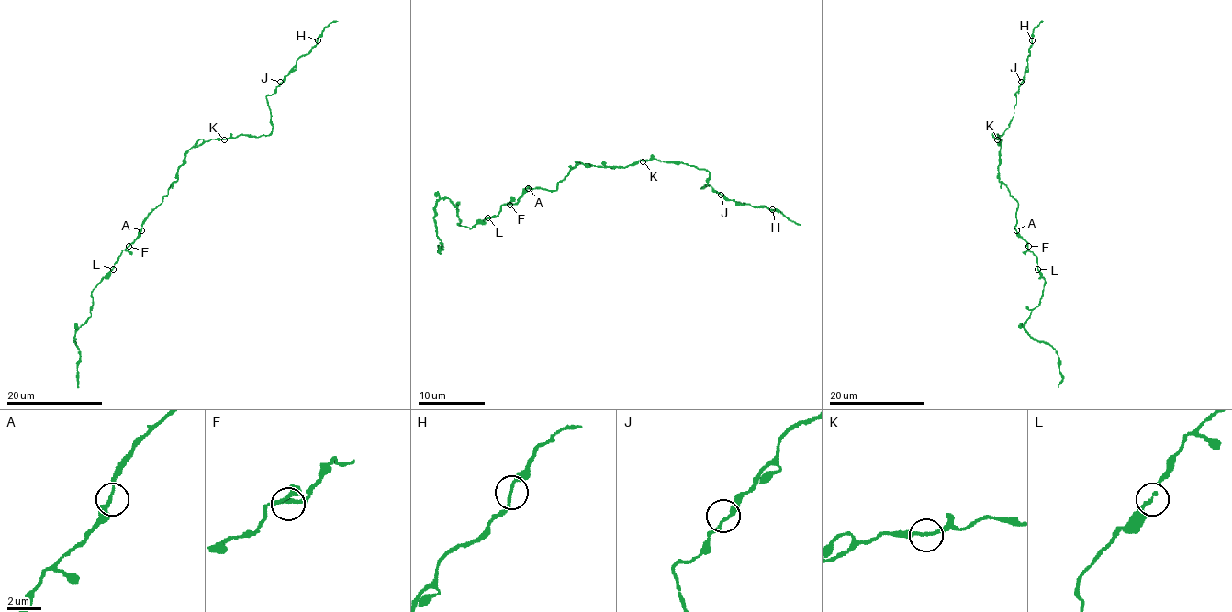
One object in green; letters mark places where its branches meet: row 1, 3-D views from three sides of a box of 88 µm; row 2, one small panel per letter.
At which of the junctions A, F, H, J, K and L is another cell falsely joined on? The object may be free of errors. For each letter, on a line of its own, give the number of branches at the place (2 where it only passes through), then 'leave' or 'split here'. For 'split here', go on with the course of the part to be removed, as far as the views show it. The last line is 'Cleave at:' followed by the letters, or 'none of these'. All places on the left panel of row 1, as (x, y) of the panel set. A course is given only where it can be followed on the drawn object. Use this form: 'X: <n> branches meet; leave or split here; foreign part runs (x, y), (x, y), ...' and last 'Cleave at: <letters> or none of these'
A: 2 branches meet; leave
F: 2 branches meet; leave
H: 2 branches meet; leave
J: 2 branches meet; leave
K: 2 branches meet; leave
L: 2 branches meet; leave
Cleave at: none of these

